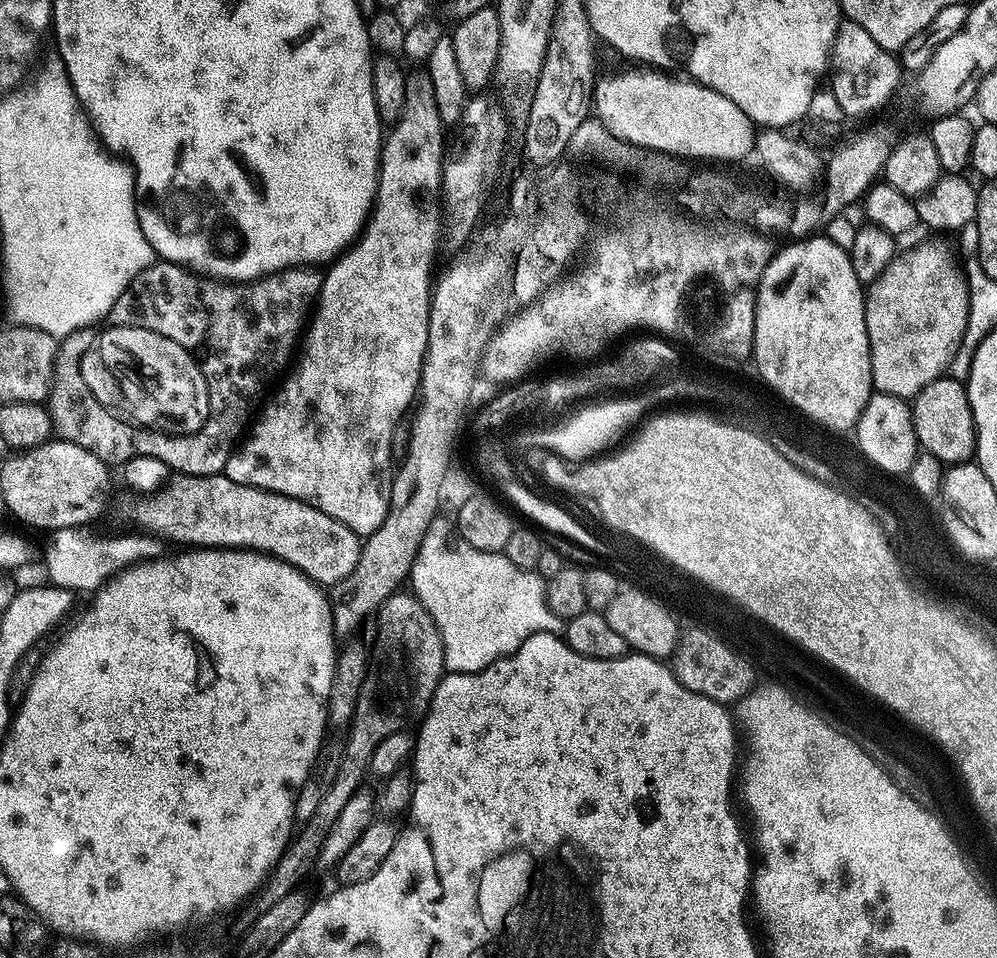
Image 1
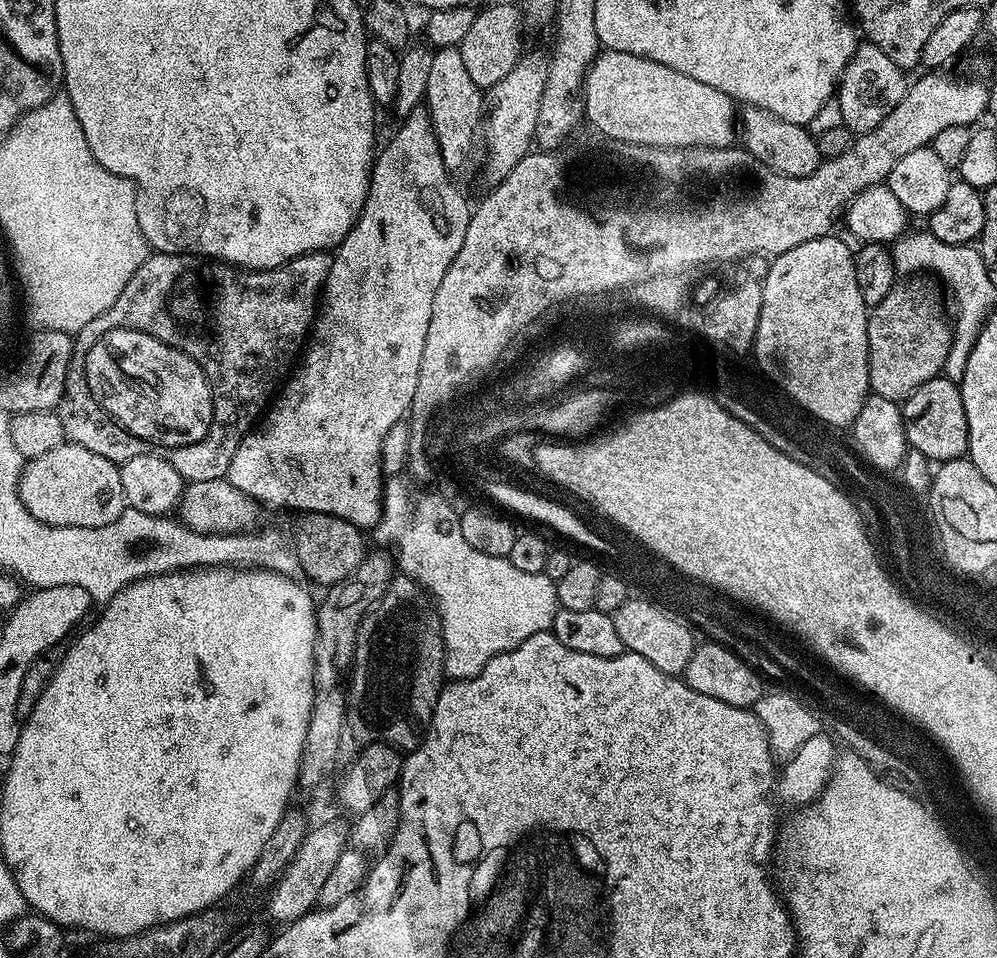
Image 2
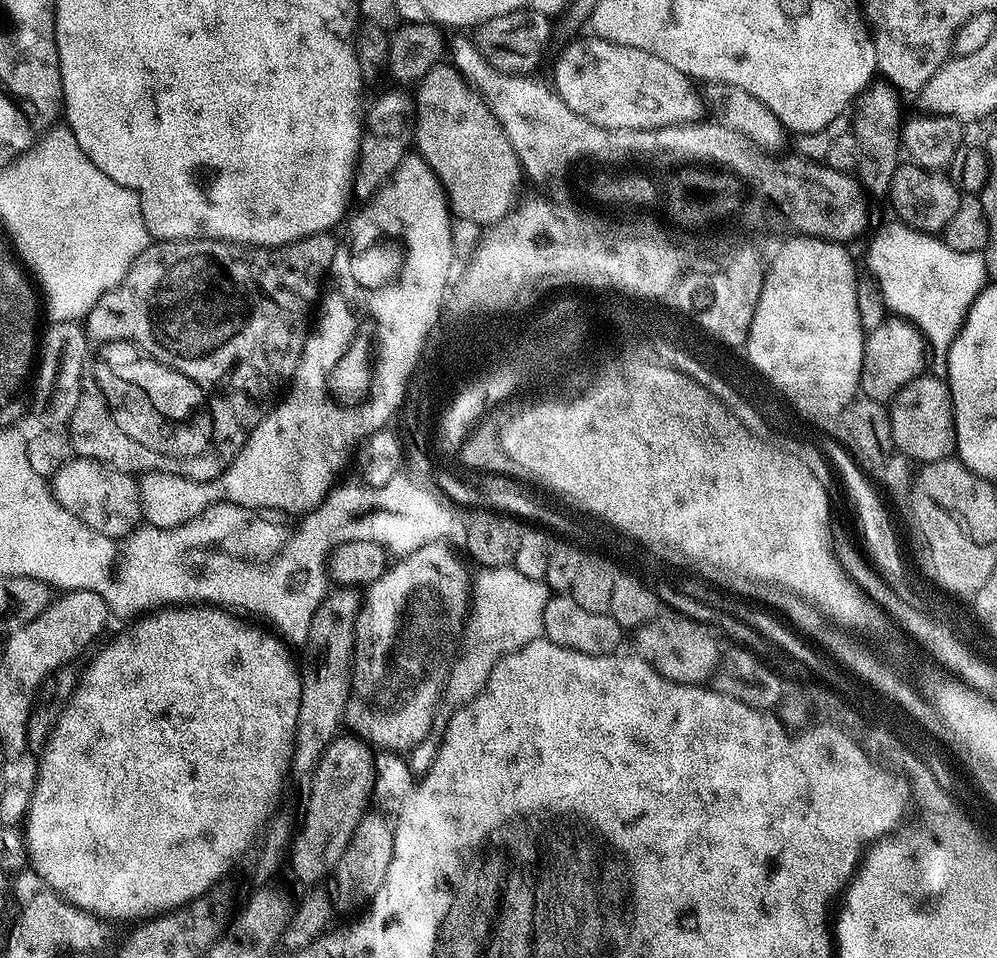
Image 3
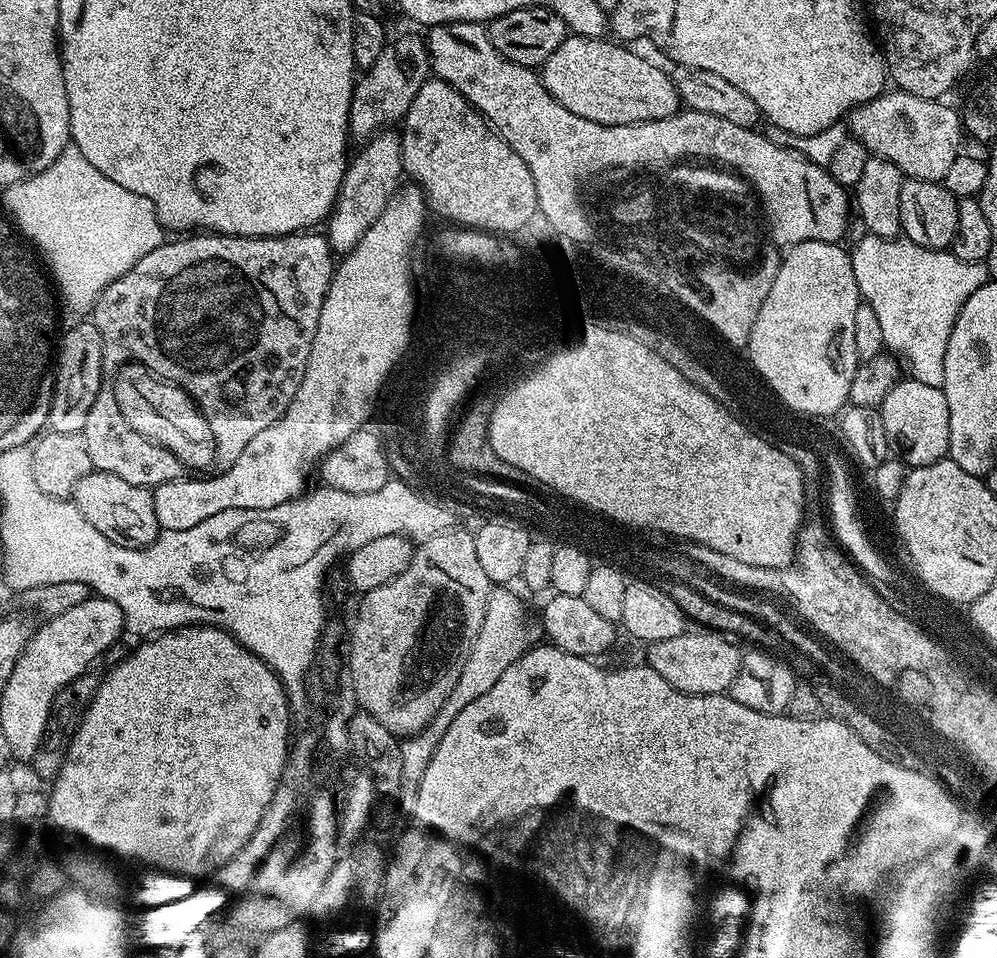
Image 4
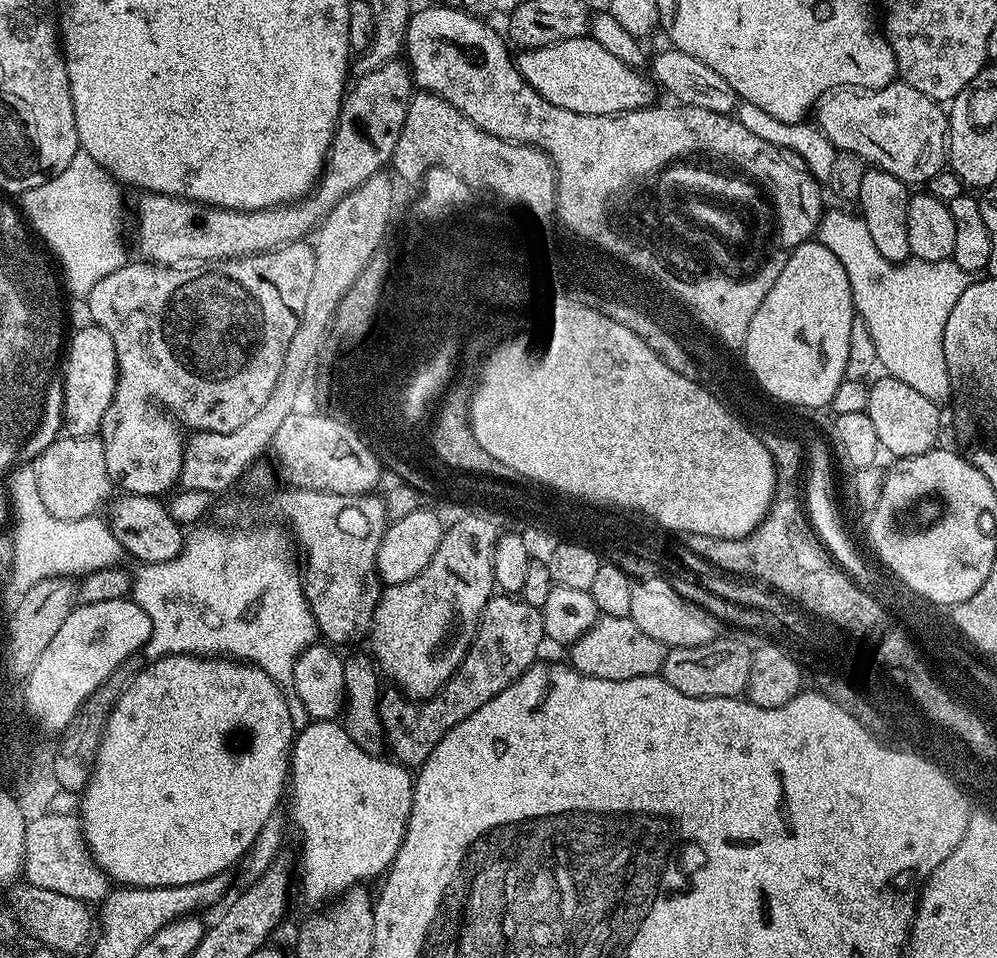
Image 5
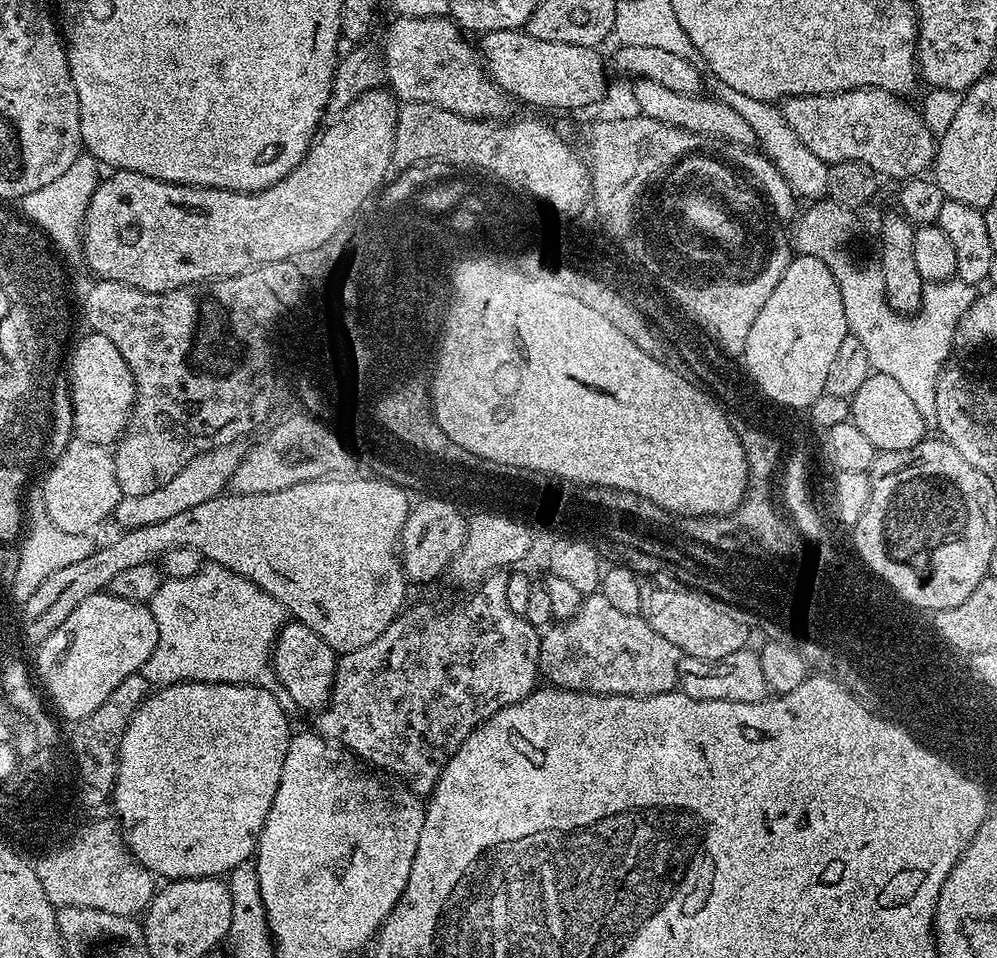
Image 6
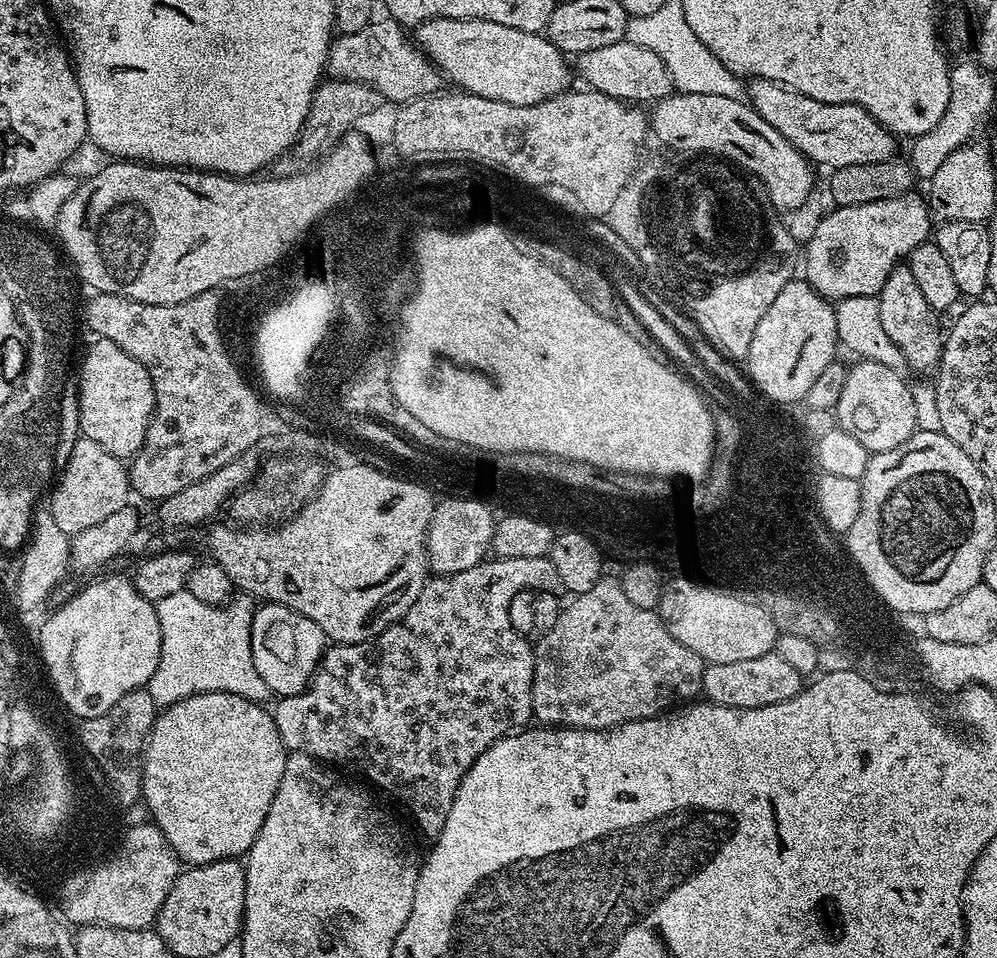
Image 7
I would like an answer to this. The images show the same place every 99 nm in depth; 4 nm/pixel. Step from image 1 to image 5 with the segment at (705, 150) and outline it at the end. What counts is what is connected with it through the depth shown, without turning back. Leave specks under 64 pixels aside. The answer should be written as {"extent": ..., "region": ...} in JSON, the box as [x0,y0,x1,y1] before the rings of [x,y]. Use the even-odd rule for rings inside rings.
{"extent":[515,35,657,116],"region":[[[591,35],[524,50],[519,55],[515,57],[515,62],[522,78],[526,78],[526,82],[530,82],[530,86],[534,86],[534,90],[546,98],[546,102],[574,110],[574,114],[618,116],[621,112],[647,108],[655,101],[652,99],[657,89],[653,81],[647,75],[644,77],[643,71],[626,66],[626,62],[614,58],[614,54],[598,46]]]}

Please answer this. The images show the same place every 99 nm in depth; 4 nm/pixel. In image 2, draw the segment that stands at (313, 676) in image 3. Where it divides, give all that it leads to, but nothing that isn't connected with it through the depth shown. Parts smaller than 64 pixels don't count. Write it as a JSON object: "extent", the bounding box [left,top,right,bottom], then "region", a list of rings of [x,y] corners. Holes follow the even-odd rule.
{"extent":[314,553,394,690],"region":[[[382,553],[365,555],[364,561],[339,584],[329,587],[324,601],[316,608],[316,670],[314,684],[317,689],[332,690],[337,687],[344,667],[352,660],[352,651],[356,648],[356,635],[360,632],[360,623],[364,615],[371,613],[379,605],[394,579],[394,564]]]}

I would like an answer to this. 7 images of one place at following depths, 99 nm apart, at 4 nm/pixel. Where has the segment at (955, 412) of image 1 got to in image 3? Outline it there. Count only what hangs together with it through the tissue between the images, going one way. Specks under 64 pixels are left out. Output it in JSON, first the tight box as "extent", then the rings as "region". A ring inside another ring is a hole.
{"extent":[888,375,956,465],"region":[[[928,375],[915,376],[901,392],[893,396],[888,414],[895,451],[921,465],[949,459],[956,450],[956,423],[952,409],[952,391],[941,377],[939,380],[936,376]]]}

